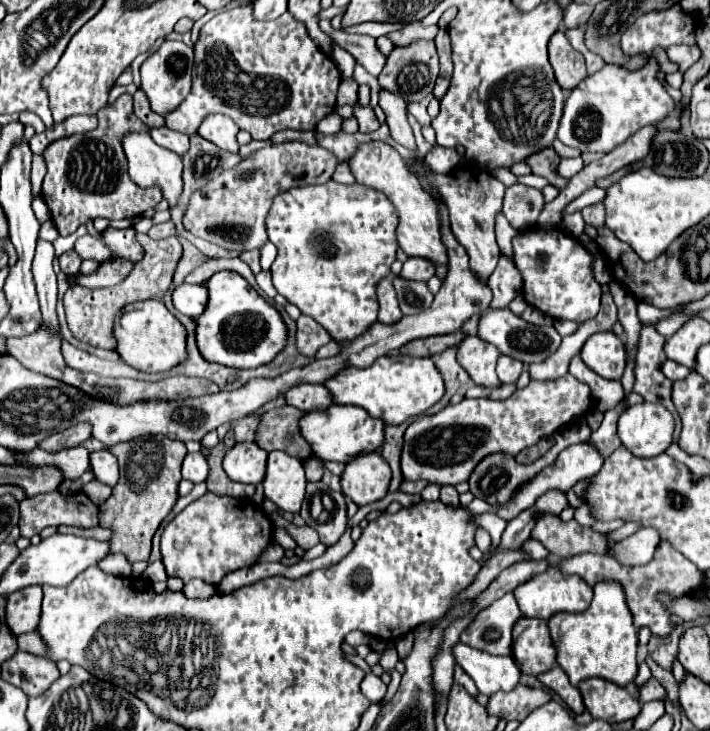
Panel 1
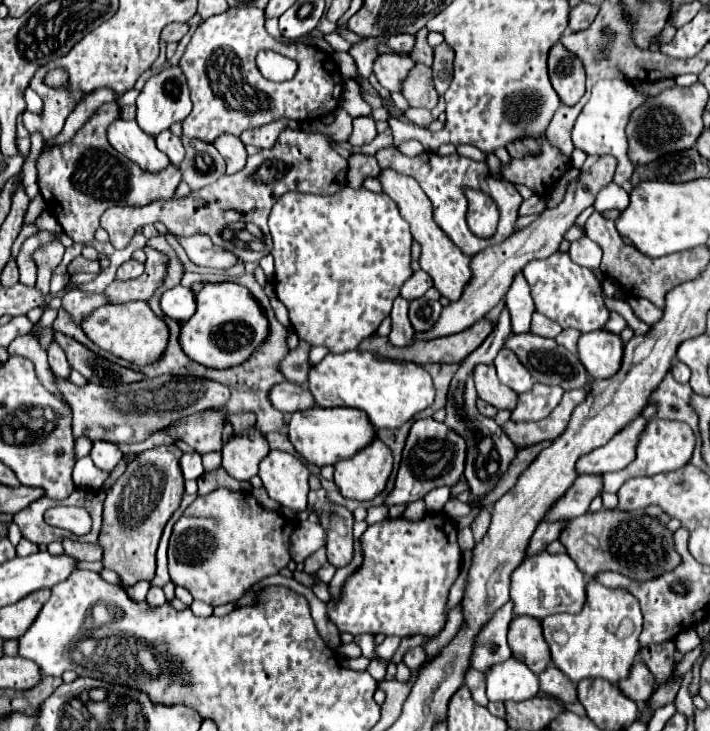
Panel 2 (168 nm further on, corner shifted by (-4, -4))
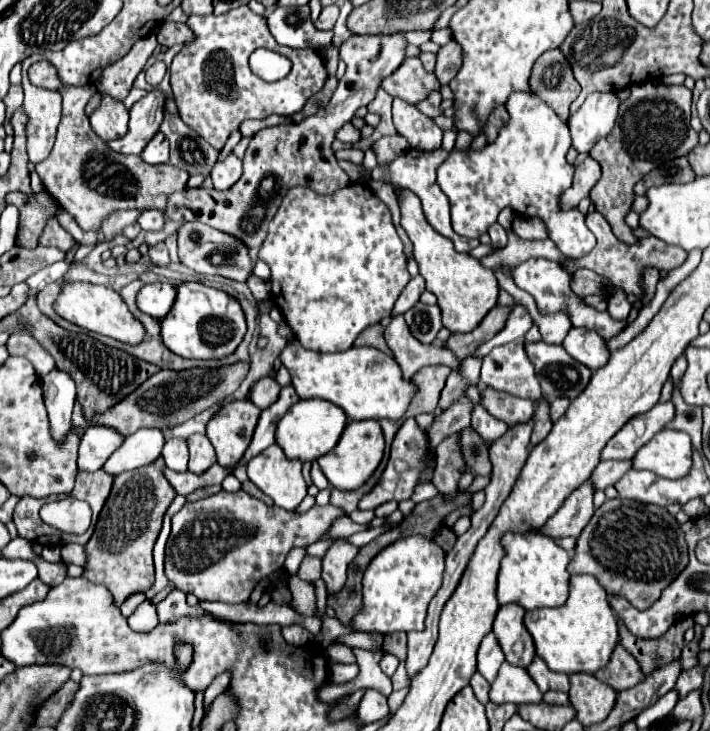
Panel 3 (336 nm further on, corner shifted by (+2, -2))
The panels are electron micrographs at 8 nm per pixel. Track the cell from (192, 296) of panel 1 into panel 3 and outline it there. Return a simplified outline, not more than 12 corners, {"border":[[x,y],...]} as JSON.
{"border":[[167,282],[145,284],[137,294],[141,312],[165,318],[177,290]]}

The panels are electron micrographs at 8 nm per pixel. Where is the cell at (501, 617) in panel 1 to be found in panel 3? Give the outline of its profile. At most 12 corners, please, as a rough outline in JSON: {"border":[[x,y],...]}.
{"border":[[495,634],[483,638],[477,672],[489,682],[505,660]]}

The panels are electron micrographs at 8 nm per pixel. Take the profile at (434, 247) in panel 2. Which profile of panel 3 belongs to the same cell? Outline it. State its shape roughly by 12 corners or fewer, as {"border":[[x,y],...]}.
{"border":[[399,188],[401,226],[443,326],[471,332],[497,302],[493,270],[455,252]]}

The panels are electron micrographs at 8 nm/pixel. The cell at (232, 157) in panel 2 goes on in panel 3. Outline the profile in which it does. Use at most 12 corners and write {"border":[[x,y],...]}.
{"border":[[231,152],[211,170],[213,186],[225,190],[241,176],[241,160]]}

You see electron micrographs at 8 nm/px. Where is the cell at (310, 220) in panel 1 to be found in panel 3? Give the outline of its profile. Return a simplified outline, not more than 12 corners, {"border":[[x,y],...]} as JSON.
{"border":[[363,184],[291,188],[259,258],[315,352],[349,350],[411,280]]}

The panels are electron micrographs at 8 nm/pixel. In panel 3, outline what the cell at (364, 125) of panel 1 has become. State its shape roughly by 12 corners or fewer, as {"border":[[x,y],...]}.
{"border":[[349,122],[337,132],[337,140],[355,142],[361,140],[361,130]]}

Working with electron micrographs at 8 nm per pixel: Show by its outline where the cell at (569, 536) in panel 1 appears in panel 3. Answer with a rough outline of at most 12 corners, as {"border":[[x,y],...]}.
{"border":[[607,500],[569,574],[647,608],[687,566],[665,508]]}

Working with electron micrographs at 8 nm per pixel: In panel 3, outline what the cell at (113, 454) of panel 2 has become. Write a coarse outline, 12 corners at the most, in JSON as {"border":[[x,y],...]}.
{"border":[[89,426],[79,444],[79,470],[95,472],[123,442],[105,426]]}

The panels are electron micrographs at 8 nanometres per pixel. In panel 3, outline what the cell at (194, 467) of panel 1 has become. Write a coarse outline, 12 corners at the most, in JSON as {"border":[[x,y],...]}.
{"border":[[167,440],[163,460],[175,472],[187,472],[185,440]]}

